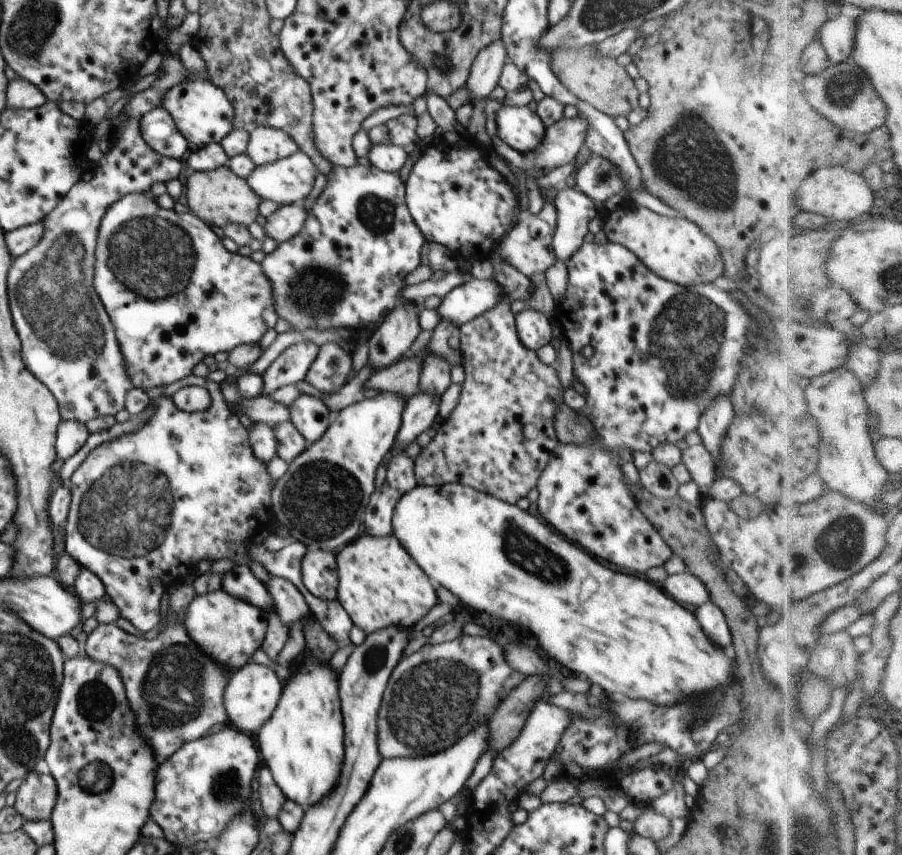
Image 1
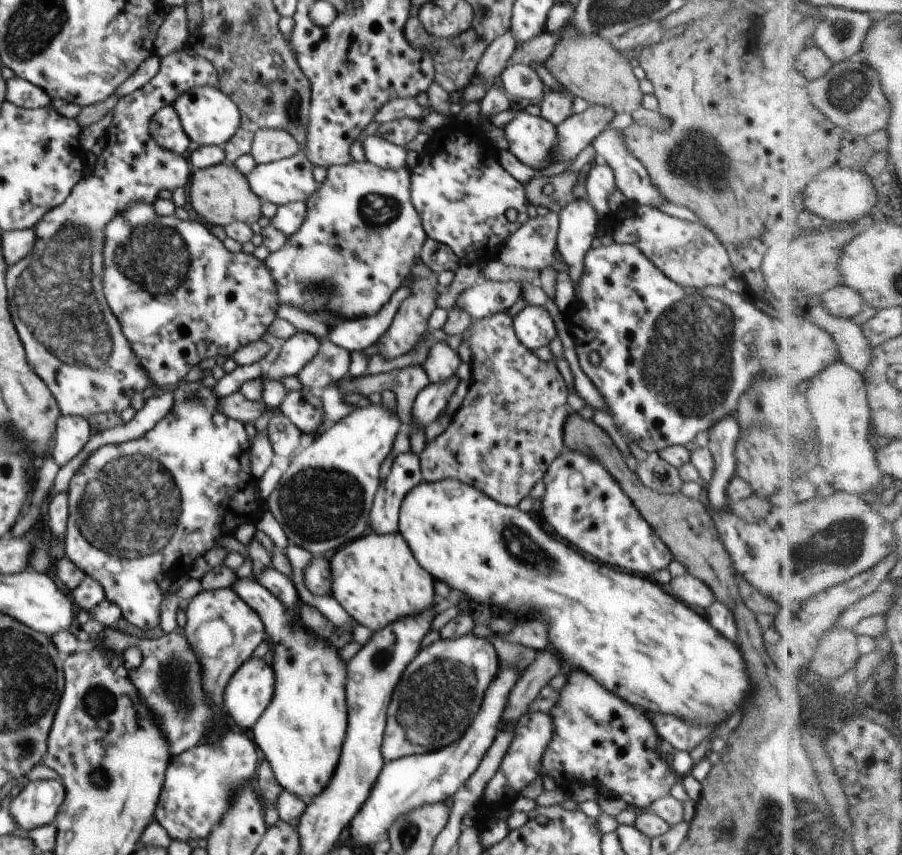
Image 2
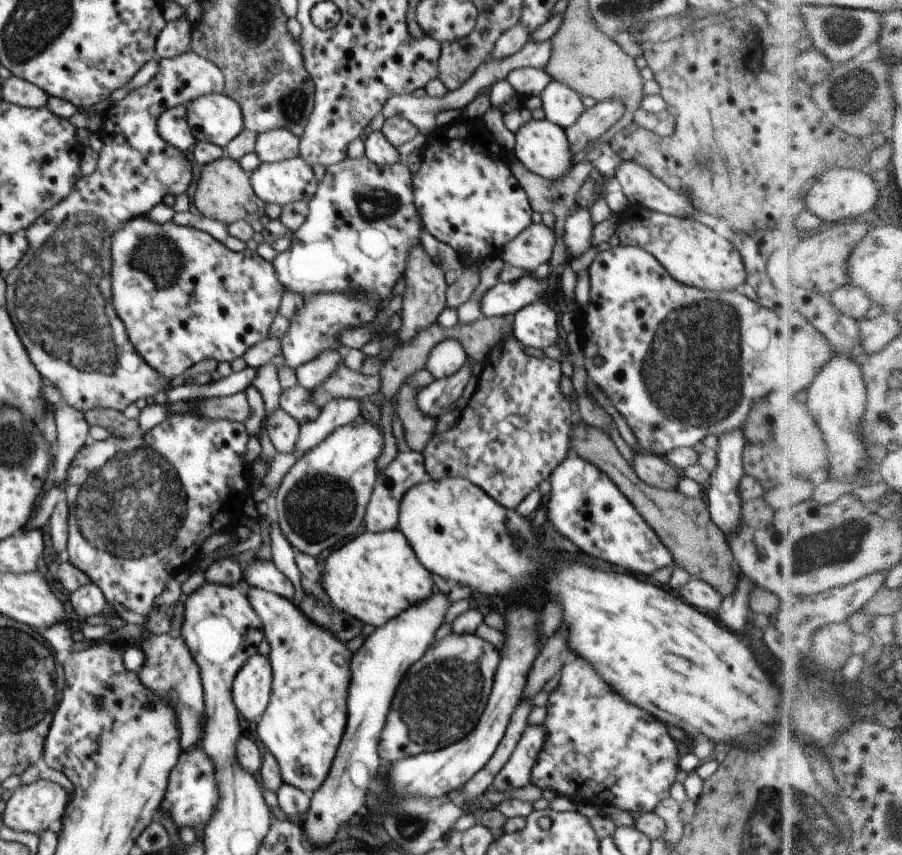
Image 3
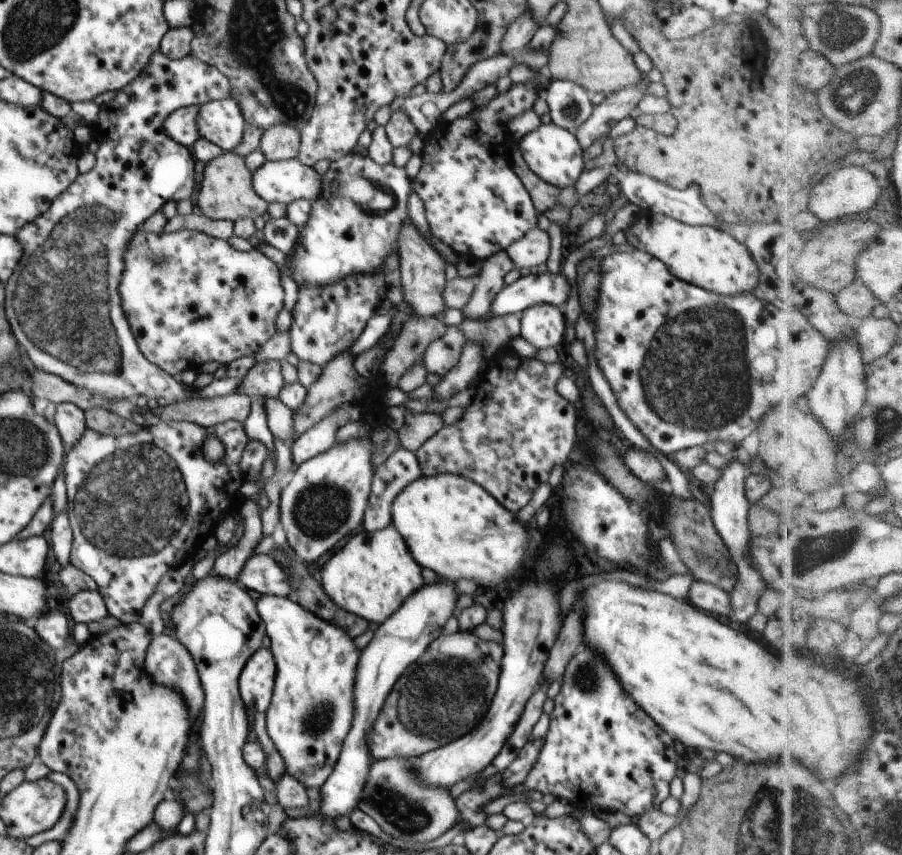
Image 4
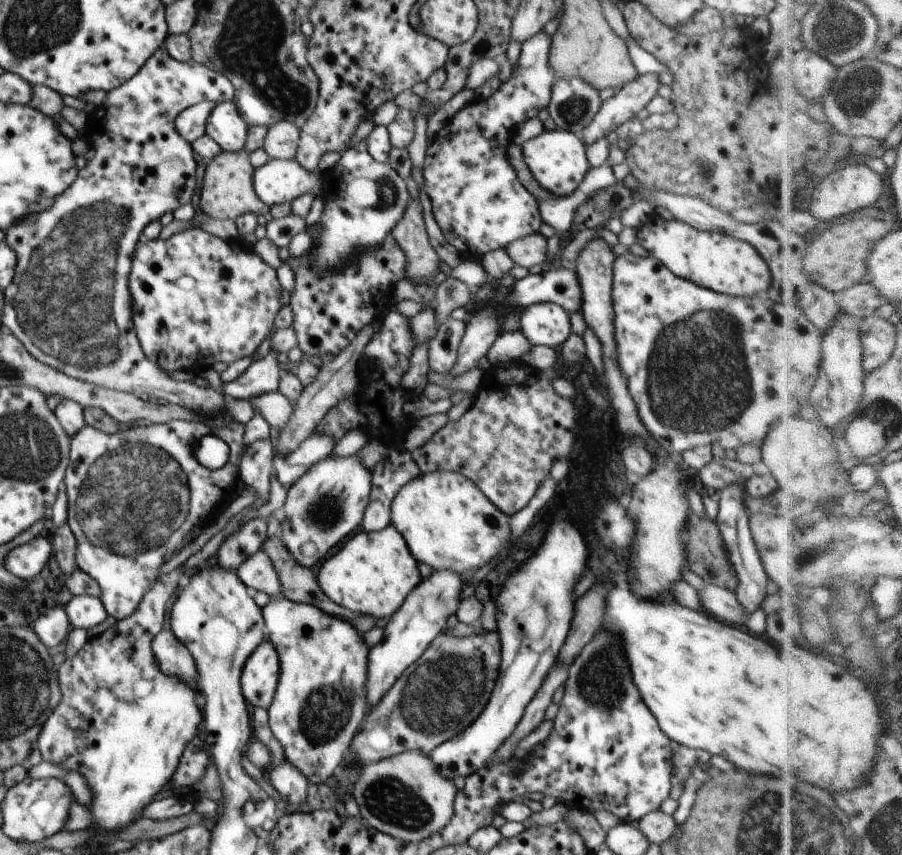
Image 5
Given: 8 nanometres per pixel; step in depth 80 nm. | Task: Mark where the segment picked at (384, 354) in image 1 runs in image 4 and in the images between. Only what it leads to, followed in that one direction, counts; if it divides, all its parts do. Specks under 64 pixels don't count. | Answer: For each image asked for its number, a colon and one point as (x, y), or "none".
2: (410, 323)
3: (424, 298)
4: (422, 269)

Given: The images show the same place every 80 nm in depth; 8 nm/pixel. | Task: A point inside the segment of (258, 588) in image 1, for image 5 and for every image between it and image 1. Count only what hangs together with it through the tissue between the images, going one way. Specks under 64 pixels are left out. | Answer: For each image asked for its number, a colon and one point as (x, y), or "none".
2: (301, 732)
3: (306, 717)
4: (312, 708)
5: (320, 702)

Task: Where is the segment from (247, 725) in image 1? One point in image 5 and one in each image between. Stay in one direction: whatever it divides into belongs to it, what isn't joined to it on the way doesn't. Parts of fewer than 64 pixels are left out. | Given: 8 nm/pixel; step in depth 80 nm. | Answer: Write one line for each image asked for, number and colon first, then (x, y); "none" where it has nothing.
2: (250, 690)
3: (251, 691)
4: (256, 682)
5: (260, 675)

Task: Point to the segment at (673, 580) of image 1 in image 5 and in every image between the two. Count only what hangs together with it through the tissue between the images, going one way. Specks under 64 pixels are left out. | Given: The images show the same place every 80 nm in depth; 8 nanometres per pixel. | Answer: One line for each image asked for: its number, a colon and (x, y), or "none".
2: (696, 594)
3: (700, 594)
4: (705, 596)
5: (721, 602)

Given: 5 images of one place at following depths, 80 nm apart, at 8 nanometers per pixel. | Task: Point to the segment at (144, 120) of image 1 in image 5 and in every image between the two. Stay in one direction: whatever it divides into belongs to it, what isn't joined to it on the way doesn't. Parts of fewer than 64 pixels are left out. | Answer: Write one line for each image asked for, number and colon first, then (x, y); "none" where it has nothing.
2: (167, 130)
3: (172, 125)
4: (181, 125)
5: (191, 123)

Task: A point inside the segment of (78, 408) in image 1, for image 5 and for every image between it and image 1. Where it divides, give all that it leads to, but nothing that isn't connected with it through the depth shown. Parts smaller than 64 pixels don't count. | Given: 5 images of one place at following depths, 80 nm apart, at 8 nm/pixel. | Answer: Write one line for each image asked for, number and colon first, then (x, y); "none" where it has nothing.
2: (91, 368)
3: (94, 364)
4: (67, 299)
5: (77, 256)

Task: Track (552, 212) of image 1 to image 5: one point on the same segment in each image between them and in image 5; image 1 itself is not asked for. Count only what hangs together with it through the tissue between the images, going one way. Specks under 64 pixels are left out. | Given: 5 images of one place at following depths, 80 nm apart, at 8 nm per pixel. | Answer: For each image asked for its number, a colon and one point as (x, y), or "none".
2: (532, 246)
3: (533, 246)
4: (531, 251)
5: (530, 251)

